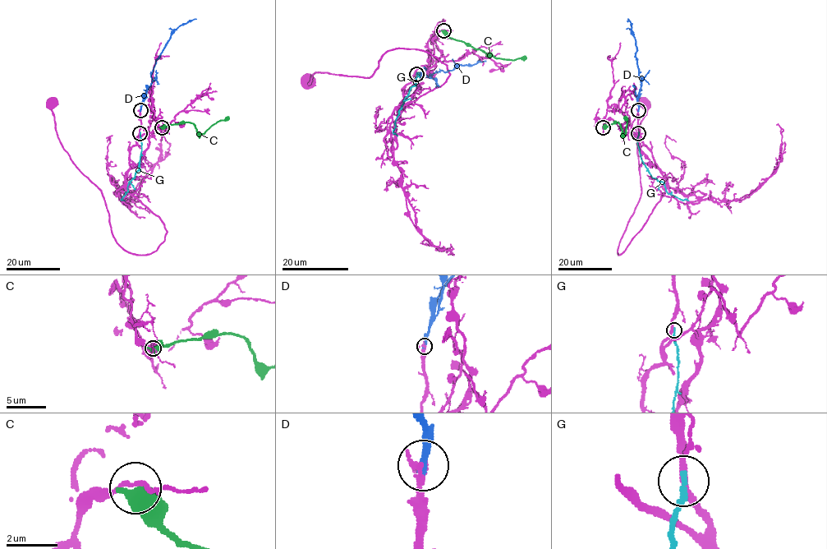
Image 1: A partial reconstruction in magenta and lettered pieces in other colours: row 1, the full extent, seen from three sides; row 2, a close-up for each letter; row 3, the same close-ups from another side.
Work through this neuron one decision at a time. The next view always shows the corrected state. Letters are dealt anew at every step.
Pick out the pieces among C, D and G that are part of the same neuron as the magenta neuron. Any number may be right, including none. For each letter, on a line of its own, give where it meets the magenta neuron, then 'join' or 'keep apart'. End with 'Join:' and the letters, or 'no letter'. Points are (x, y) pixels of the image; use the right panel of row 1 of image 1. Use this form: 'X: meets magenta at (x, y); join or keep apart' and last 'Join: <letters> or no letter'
C: meets magenta at (603, 127); keep apart
D: meets magenta at (638, 110); join
G: meets magenta at (638, 133); keep apart
Join: D

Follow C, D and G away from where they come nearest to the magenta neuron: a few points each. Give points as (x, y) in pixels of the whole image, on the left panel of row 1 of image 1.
C: (162, 126), (190, 122), (201, 134), (229, 117)
D: (140, 110), (143, 95), (152, 82), (151, 73), (156, 60), (167, 41), (179, 26), (196, 19)
G: (140, 133), (140, 167), (128, 184), (127, 191), (121, 200), (125, 200)

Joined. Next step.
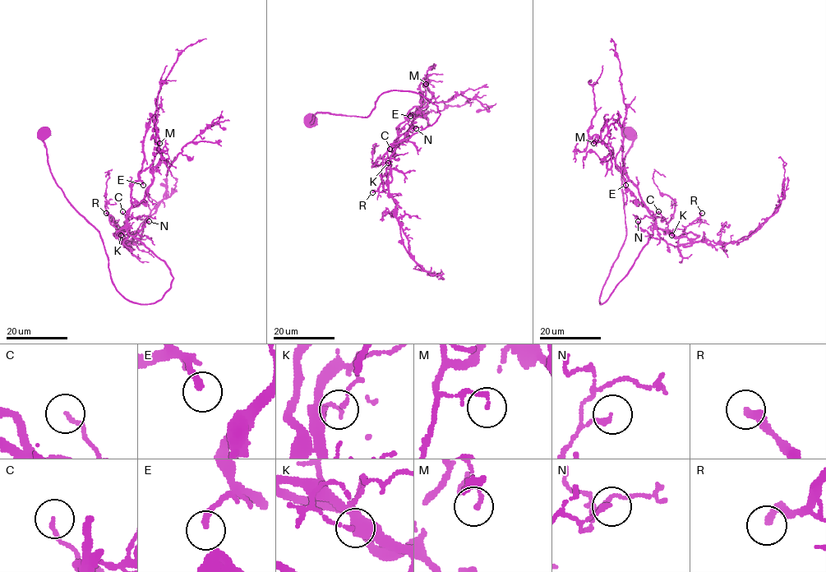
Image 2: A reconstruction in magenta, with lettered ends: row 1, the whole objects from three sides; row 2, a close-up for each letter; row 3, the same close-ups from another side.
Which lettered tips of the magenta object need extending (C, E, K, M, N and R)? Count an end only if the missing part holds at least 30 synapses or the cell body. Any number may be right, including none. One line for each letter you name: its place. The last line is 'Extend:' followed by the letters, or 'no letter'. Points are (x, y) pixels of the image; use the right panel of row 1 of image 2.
E: Place: (625, 185)
Extend: E

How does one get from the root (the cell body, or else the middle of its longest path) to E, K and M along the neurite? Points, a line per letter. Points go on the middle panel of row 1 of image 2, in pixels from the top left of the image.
E: (311, 118), (316, 113), (367, 117), (392, 90), (420, 93), (440, 113), (393, 145), (410, 116)
K: (311, 118), (310, 123), (316, 113), (367, 117), (384, 92), (421, 94), (440, 115), (390, 145), (388, 163)
M: (311, 118), (367, 117), (392, 90), (437, 107), (431, 125), (393, 145), (405, 115), (424, 103), (426, 84)

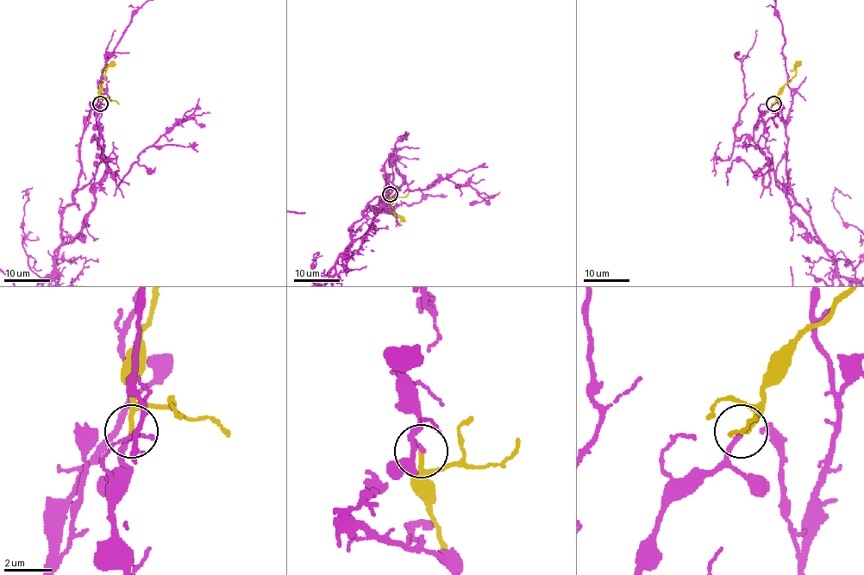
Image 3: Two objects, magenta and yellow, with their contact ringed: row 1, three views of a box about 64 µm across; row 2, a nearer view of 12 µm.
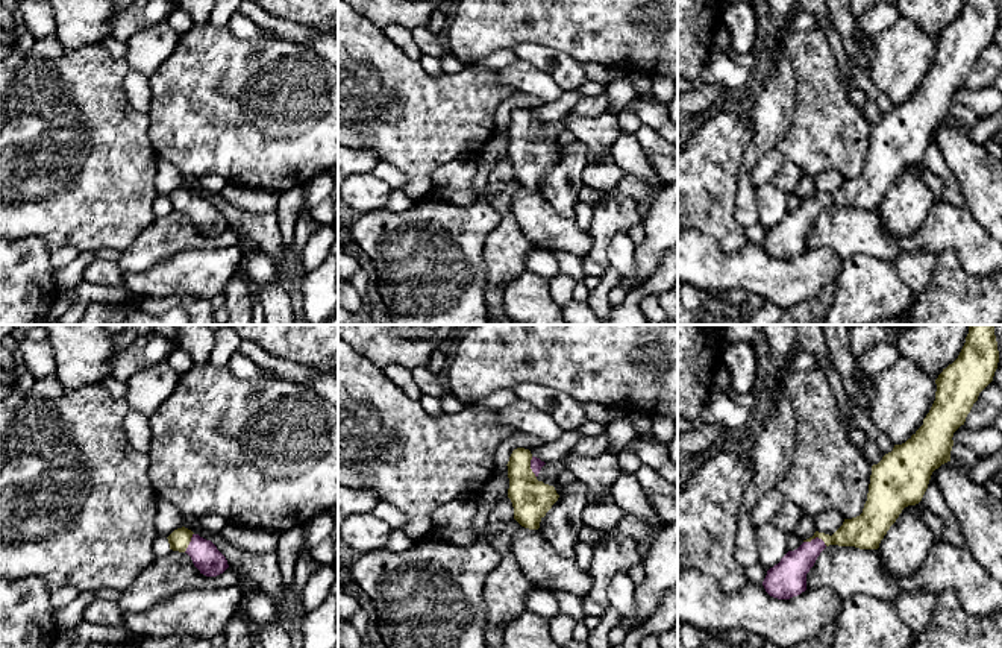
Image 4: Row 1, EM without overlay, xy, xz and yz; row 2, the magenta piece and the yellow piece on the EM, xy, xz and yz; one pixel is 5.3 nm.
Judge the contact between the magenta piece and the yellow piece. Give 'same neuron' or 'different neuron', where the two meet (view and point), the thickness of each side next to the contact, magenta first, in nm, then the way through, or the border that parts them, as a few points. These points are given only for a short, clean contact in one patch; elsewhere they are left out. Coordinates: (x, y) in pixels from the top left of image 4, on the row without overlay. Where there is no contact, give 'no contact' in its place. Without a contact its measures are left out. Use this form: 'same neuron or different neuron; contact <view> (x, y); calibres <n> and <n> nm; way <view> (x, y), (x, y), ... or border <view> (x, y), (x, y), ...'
same neuron; contact yz (816, 198); calibres 180 and 170 nm; way yz (789, 235), (816, 198), (837, 199), (861, 191)

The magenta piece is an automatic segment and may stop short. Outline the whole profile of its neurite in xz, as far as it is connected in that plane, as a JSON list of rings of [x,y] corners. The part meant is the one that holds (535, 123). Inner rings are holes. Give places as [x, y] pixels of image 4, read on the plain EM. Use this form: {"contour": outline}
{"contour": [[[524,108],[514,109],[506,124],[514,179],[529,190],[540,188],[541,179],[559,158],[553,146],[537,140],[544,124]]]}

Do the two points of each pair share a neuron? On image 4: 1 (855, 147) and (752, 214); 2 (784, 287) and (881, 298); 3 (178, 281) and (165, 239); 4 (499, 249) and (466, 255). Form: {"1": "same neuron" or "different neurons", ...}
{"1": "different neurons", "2": "different neurons", "3": "different neurons", "4": "different neurons"}

